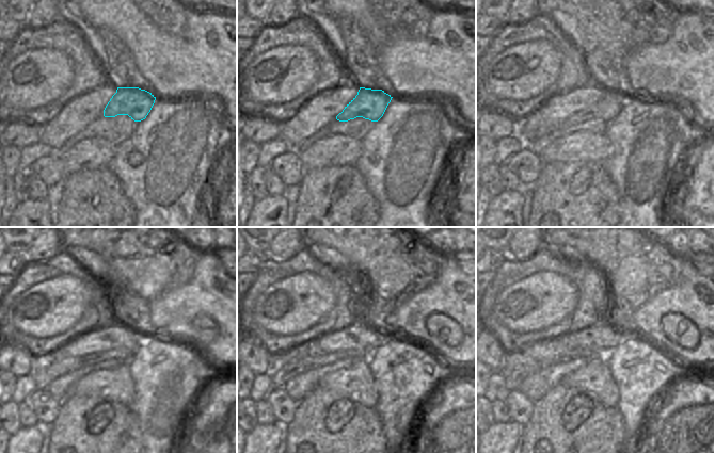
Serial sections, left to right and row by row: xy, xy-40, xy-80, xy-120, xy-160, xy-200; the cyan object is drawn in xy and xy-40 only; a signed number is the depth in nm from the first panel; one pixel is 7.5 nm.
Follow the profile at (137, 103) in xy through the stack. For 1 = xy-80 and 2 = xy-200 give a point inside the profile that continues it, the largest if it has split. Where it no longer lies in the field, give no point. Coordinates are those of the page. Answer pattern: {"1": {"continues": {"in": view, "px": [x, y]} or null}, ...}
{"1": {"continues": {"in": "xy-80", "px": [610, 103]}}, "2": {"continues": {"in": "xy-200", "px": [512, 381]}}}

